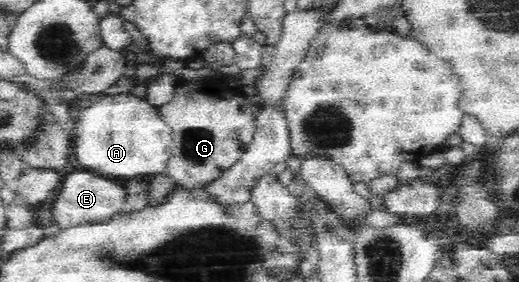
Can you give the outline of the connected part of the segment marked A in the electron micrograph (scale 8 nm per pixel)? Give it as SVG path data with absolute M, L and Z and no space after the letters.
M132 93L102 94L93 97L93 105L89 105L87 109L81 109L77 118L77 129L72 129L72 132L75 134L75 139L73 139L75 159L83 167L91 169L91 172L102 177L135 179L135 177L145 177L147 175L150 178L157 173L166 171L167 161L171 157L171 127L161 119L156 106Z

